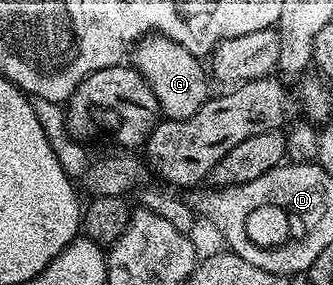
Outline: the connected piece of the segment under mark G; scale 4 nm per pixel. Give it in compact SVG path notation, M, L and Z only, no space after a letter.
M153 34L136 41L130 56L131 63L150 82L150 90L154 90L154 98L158 98L161 113L170 120L185 120L198 110L210 98L208 92L209 73L202 65L201 57L190 54L186 46L174 42L169 36Z

